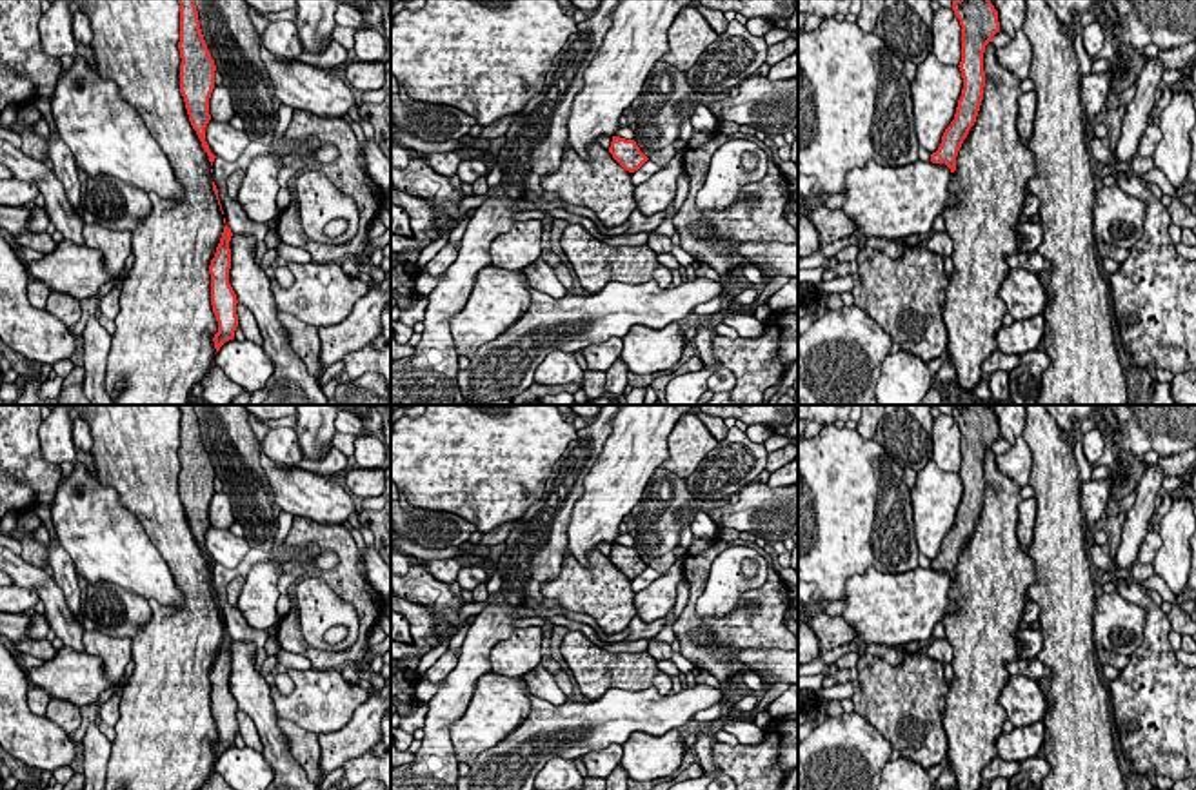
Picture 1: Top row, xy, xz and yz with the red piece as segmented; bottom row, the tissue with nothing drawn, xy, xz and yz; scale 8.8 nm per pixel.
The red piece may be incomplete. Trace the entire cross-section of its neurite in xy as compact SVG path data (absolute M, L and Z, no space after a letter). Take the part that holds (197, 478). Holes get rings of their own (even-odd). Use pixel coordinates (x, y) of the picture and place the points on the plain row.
M69 405L91 430L91 456L96 478L118 492L122 507L136 516L147 538L171 568L176 588L184 594L180 607L149 599L151 617L133 637L135 672L122 690L120 719L115 725L104 790L200 790L214 772L220 754L234 745L238 734L236 701L229 690L231 636L225 632L213 588L213 568L205 548L211 527L209 505L214 496L214 467L204 447L194 405Z

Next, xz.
M613 543L609 556L587 552L587 561L587 567L580 565L567 550L560 576L540 592L571 612L591 616L605 634L620 634L636 617L631 581L649 565L634 547L620 543Z

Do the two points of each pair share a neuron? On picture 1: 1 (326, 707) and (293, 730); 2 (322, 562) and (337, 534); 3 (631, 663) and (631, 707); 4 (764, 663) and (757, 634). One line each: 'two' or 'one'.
1: two
2: two
3: two
4: two

